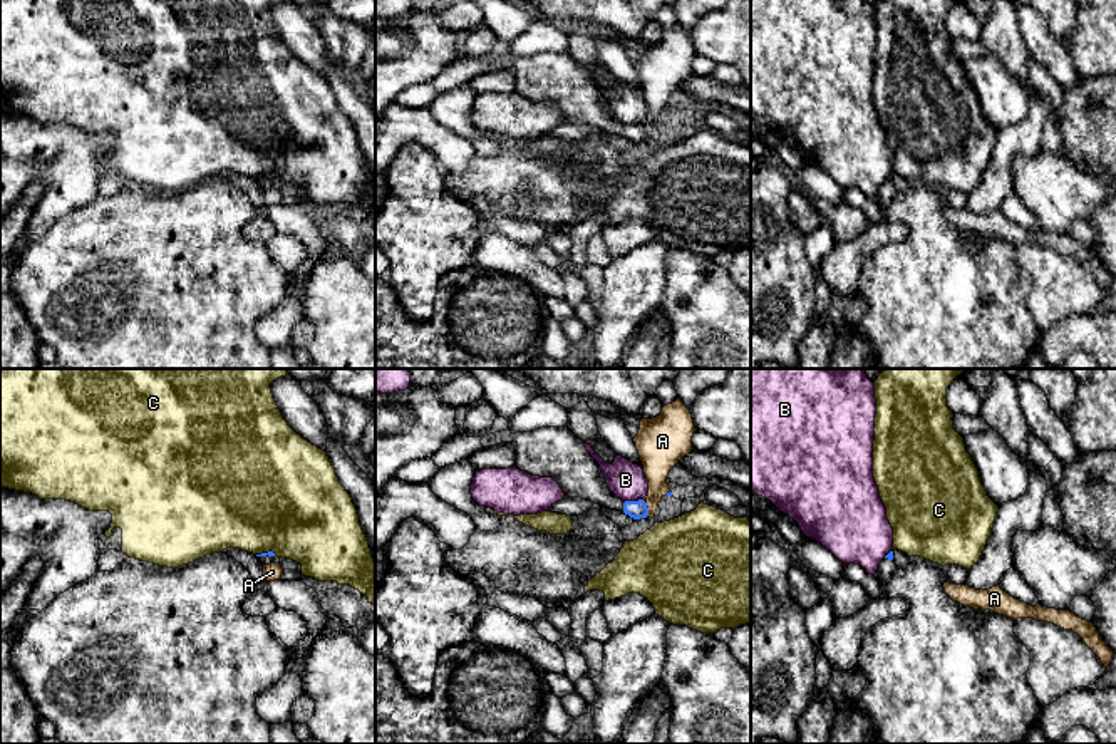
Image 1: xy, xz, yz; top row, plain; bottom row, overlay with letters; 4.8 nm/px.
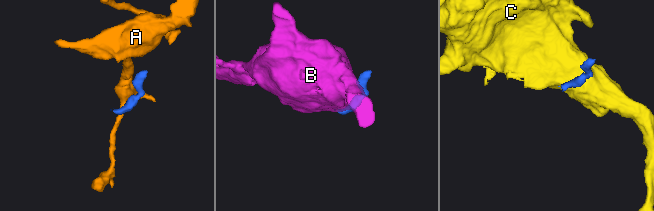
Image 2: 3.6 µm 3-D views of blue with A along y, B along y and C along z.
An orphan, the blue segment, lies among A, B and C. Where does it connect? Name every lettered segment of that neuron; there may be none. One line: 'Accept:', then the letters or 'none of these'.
Accept: none of these

